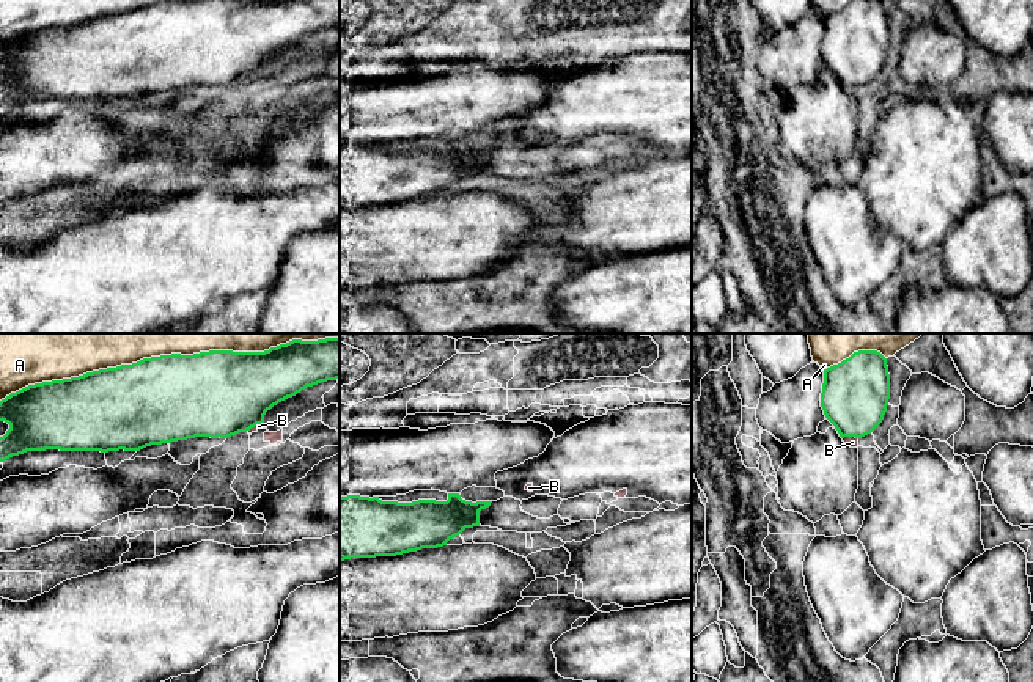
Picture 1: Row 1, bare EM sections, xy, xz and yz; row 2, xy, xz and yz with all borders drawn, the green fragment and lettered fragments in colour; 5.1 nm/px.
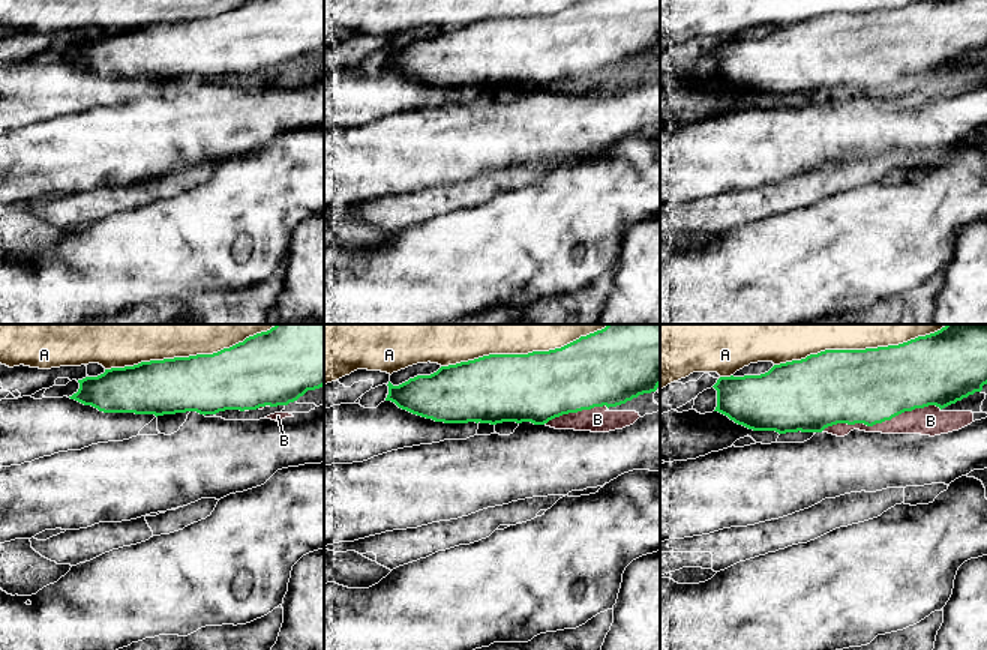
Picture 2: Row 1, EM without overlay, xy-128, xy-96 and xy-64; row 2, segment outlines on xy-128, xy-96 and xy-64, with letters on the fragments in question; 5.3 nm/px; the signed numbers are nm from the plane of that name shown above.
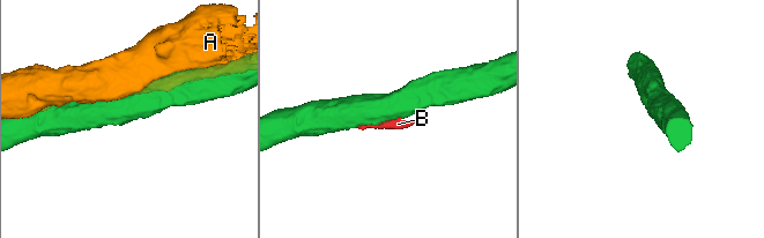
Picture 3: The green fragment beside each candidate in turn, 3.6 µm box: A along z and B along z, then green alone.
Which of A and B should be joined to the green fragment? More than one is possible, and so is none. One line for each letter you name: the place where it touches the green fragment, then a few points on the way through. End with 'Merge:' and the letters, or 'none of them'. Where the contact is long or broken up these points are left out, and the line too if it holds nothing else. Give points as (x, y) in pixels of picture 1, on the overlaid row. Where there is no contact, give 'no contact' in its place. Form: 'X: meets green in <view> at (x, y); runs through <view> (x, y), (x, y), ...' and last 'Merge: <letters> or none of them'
B: meets green in xy at (253, 426)
Merge: B

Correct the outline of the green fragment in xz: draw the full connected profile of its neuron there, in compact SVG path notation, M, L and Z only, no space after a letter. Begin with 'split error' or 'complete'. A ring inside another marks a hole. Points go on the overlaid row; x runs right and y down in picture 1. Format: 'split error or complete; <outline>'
complete; M448 493L447 501L418 500L412 503L382 501L379 497L340 497L340 561L351 558L396 556L421 548L437 548L465 528L480 526L480 511L492 501L465 501Z

